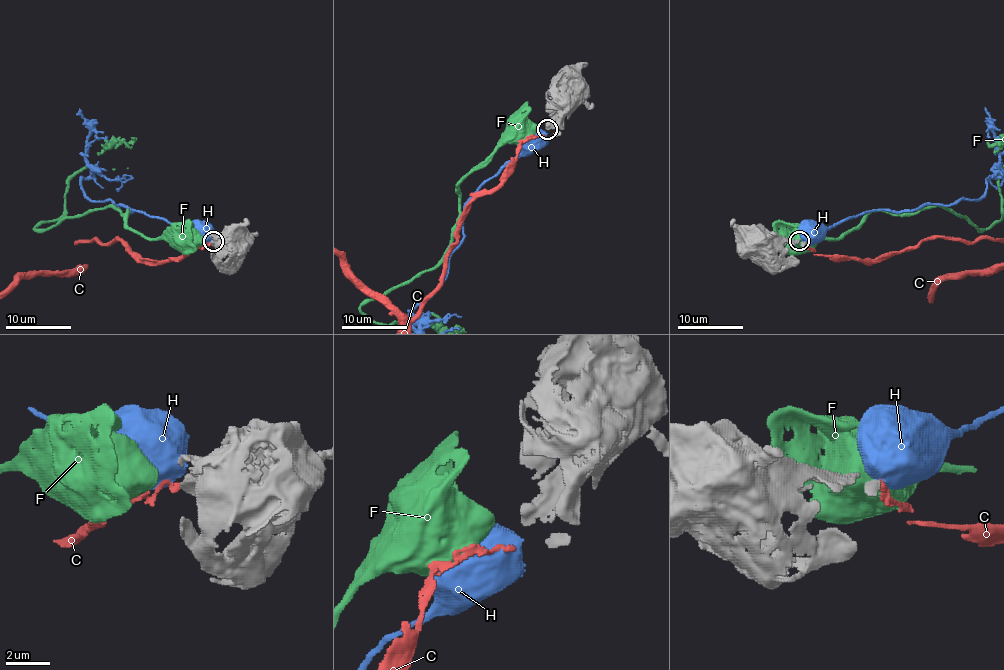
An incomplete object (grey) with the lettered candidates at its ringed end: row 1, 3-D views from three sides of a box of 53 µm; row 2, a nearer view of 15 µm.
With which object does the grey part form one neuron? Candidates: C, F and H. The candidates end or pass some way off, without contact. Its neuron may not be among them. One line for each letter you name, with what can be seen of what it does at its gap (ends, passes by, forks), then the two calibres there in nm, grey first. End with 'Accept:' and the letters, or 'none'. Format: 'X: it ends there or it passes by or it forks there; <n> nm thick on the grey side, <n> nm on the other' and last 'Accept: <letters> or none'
C: it ends there; 400 nm thick on the grey side, 200 nm on the other
Accept: C

